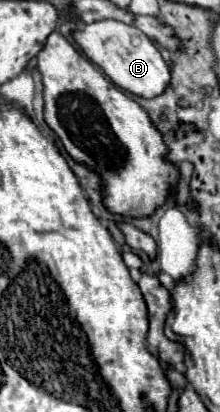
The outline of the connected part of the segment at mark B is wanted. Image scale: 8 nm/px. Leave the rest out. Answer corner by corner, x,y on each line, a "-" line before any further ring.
104,19
88,23
82,29
76,29
72,37
86,53
86,57
98,67
102,67
102,71
124,91
150,99
158,97
170,83
170,69
164,57
160,55
156,45
134,25
116,19

